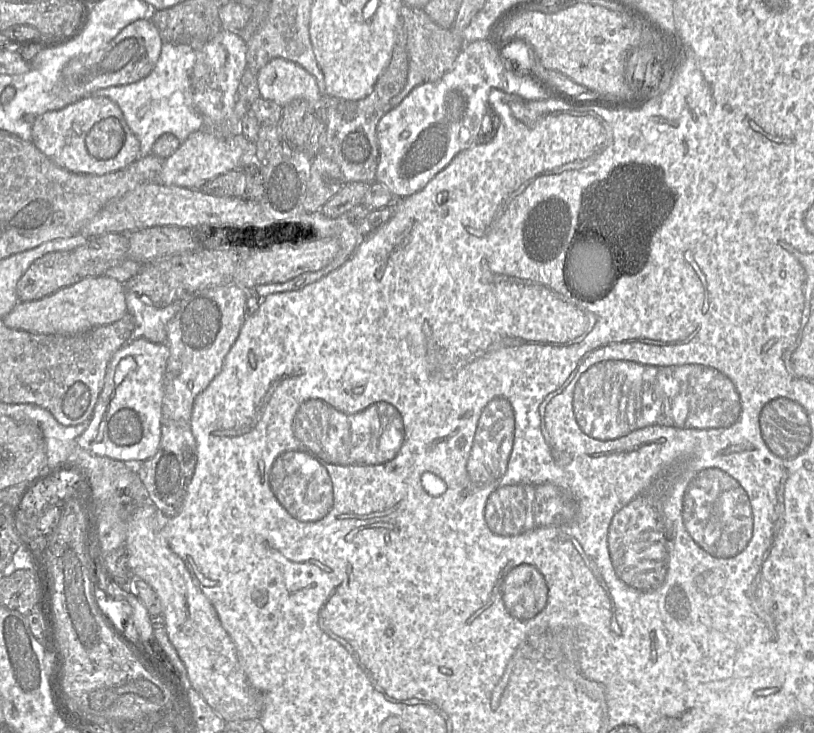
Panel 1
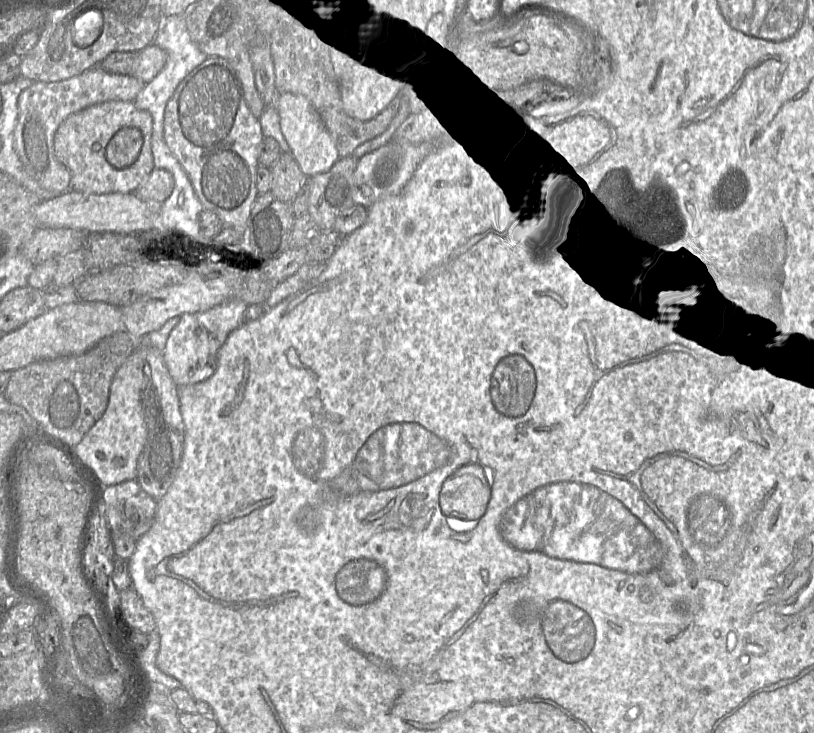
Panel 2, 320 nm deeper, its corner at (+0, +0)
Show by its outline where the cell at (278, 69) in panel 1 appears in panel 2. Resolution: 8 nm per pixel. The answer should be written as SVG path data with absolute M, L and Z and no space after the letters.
M278 93L276 109L280 117L281 131L304 175L312 177L330 170L340 155L322 118L309 100L300 94Z

